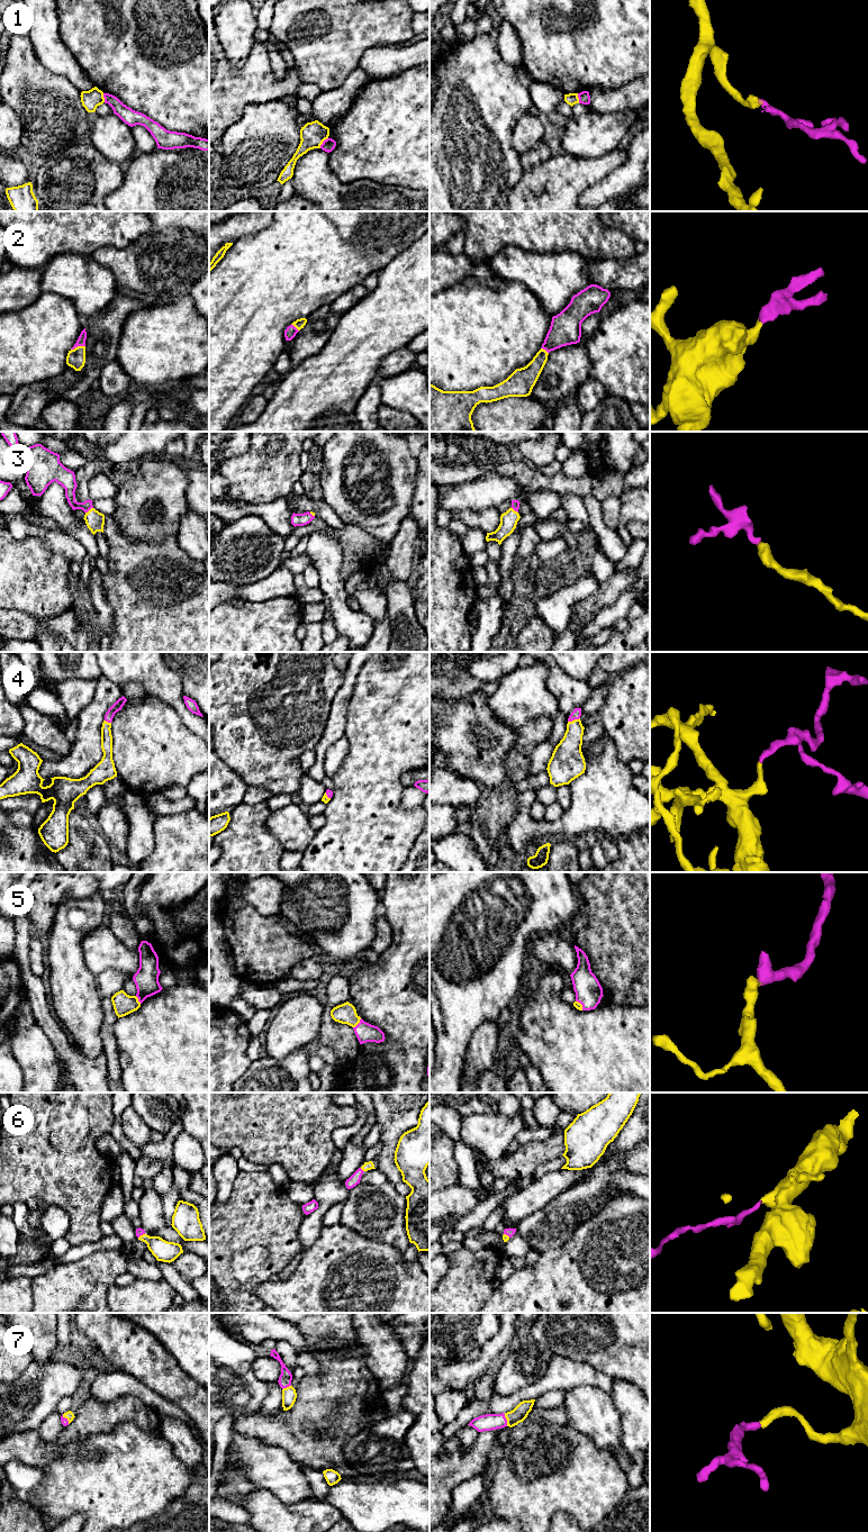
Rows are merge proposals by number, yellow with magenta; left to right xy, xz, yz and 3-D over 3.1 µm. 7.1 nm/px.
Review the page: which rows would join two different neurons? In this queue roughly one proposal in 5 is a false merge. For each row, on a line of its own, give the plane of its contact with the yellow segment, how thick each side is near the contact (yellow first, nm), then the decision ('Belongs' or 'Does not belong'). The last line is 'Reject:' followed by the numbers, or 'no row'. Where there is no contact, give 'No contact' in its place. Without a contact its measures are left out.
1: Touches yellow in xz. Thickness 180 nm (yellow) against 90 nm. Does not belong
2: Touches yellow in xy. Thickness 140 nm (yellow) against 60 nm. Belongs
3: Touches yellow in xy. Thickness 140 nm (yellow) against 100 nm. Belongs
4: Touches yellow in yz. Thickness 190 nm (yellow) against 70 nm. Belongs
5: Touches yellow in xz. Thickness 140 nm (yellow) against 140 nm. Belongs
6: Touches yellow in xz. Thickness 60 nm (yellow) against 80 nm. Belongs
7: Touches yellow in yz. Thickness 110 nm (yellow) against 120 nm. Belongs
Reject: 1

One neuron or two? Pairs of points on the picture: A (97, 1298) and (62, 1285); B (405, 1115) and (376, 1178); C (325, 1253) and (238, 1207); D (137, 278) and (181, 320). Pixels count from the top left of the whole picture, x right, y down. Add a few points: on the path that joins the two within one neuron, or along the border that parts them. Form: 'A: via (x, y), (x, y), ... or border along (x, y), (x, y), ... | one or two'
A: via (88, 1294), (71, 1294) | one
B: border along (374, 1169), (382, 1172), (389, 1181) | two
C: border along (305, 1248), (300, 1252) | two
D: border along (188, 293), (172, 301), (164, 302) | two

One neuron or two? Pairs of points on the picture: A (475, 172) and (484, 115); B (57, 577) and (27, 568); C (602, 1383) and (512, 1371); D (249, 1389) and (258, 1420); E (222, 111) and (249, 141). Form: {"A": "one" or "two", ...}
{"A": "one", "B": "one", "C": "two", "D": "two", "E": "two"}

